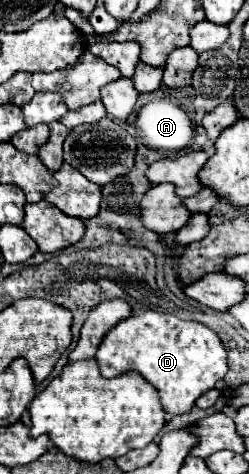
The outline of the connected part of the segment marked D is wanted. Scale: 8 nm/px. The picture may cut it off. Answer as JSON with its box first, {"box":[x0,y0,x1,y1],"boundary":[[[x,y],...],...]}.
{"box":[94,312,228,416],"boundary":[[[144,312],[142,316],[122,320],[104,336],[94,360],[100,364],[100,374],[104,378],[128,372],[140,374],[158,390],[164,412],[174,416],[190,412],[198,396],[216,388],[228,372],[226,348],[214,330],[160,312]]]}

